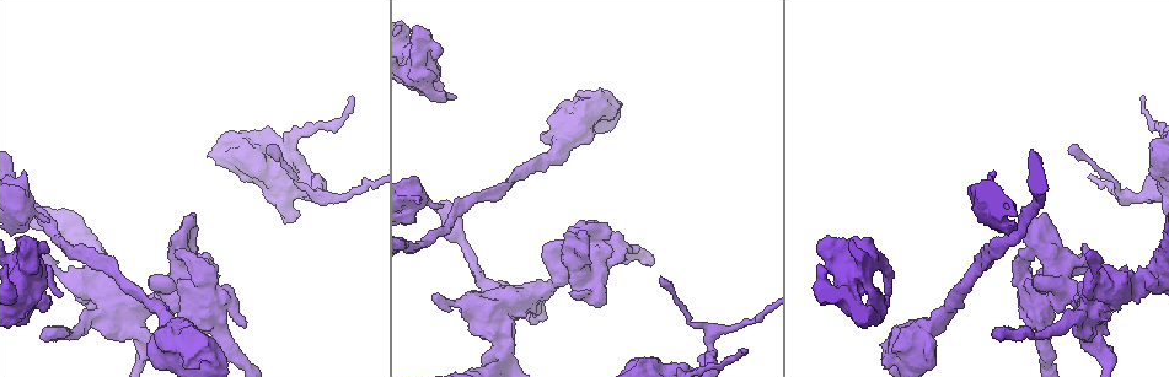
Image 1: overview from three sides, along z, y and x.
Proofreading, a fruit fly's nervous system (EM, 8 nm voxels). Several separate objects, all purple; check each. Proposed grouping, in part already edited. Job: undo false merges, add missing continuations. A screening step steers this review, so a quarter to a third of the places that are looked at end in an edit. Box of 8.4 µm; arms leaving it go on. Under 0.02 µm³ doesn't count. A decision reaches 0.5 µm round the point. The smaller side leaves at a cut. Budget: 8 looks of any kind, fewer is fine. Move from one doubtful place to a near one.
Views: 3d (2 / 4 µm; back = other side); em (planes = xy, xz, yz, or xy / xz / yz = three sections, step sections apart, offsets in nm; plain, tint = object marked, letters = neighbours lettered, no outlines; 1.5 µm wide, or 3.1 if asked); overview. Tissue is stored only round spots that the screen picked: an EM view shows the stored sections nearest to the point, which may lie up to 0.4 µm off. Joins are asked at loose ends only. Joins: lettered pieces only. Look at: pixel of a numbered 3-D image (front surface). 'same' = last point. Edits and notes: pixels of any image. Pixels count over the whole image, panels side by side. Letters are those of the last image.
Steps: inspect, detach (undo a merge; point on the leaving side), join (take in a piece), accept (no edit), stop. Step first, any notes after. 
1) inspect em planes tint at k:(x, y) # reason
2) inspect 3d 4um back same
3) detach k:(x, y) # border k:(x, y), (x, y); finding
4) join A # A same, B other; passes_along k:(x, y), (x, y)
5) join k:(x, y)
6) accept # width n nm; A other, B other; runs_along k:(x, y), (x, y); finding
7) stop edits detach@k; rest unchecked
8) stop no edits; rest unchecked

inspect 3d 4um at 1:(999, 340) # branch stops here

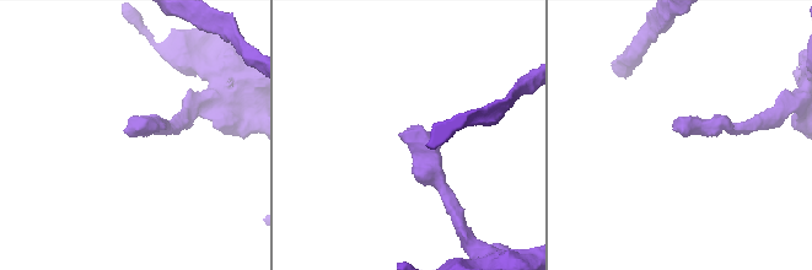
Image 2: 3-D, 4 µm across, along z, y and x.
inspect em xz step 4 letters at 2:(684, 135)

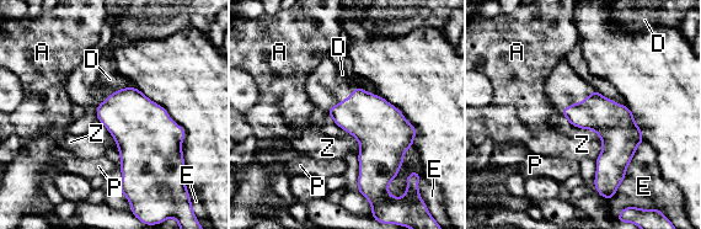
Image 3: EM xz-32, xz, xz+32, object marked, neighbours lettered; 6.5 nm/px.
inspect em planes letters same # another direction

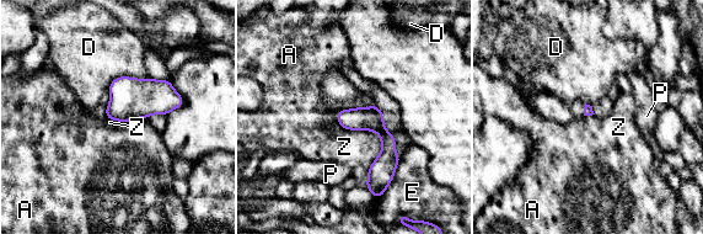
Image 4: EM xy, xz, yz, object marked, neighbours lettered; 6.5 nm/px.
accept # longest_contact E 340 nm; A other, D other, E other, P other, Z other; no lettered piece goes on from it

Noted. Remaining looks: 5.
inspect 3d 4um at 1:(186, 216) # an open end

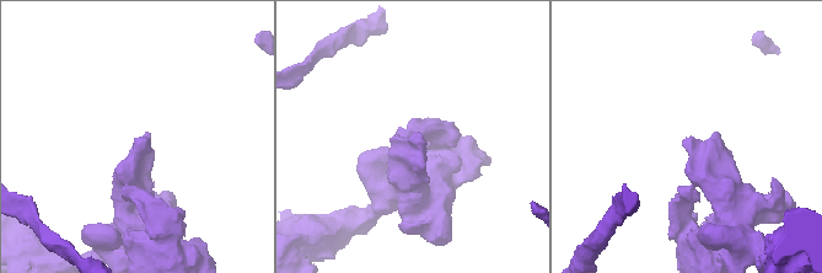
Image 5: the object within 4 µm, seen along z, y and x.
inspect em planes tint at 5:(410, 135)

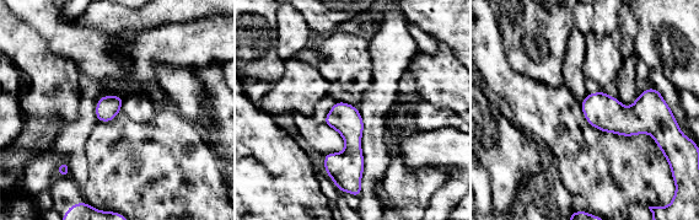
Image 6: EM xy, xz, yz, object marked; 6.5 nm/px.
inspect em planes letters same

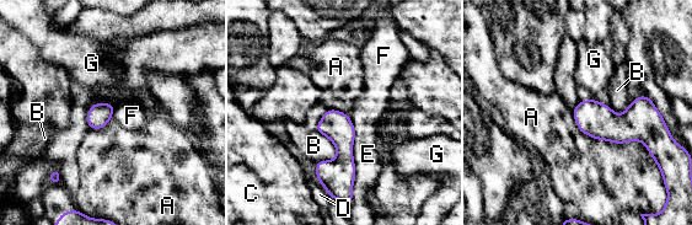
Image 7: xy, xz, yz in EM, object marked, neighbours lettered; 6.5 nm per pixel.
accept # A other, B other, C other, D other, E other, F other, G other; none of them fits

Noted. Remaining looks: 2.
inspect em planes letters at 1:(1141, 97) # thin end

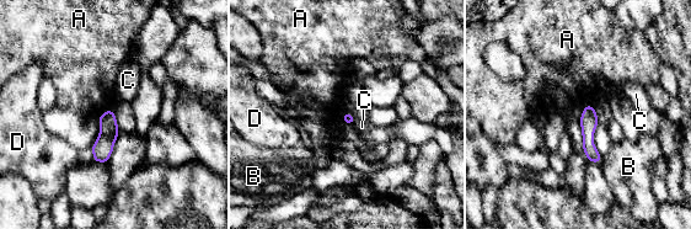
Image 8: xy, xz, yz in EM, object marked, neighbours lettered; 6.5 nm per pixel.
accept # width 80 nm; A other, B other, C other, D other; no lettered piece goes on from it

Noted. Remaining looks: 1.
stop no edits; rest unchecked

